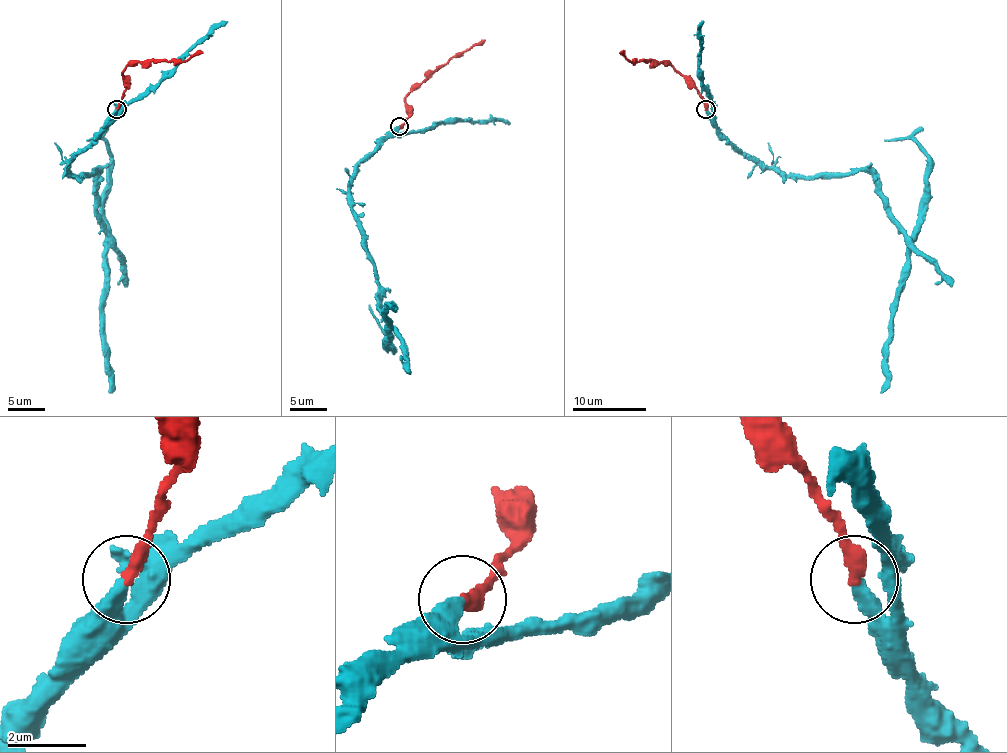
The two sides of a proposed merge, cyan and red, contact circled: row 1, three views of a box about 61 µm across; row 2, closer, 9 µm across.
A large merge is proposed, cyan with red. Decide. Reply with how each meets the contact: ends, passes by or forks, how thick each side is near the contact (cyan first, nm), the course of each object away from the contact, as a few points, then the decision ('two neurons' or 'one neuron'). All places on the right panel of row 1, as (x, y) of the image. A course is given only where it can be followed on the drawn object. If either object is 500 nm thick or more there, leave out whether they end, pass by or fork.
cyan ends | red ends | 400/400 nm | cyan via (705, 110), (744, 154), (768, 167), (840, 176), (862, 171), (873, 178), (886, 217), (906, 244), (881, 392) | red via (705, 110), (705, 102), (696, 89), (670, 65), (663, 62), (631, 62), (618, 52) | two neurons

